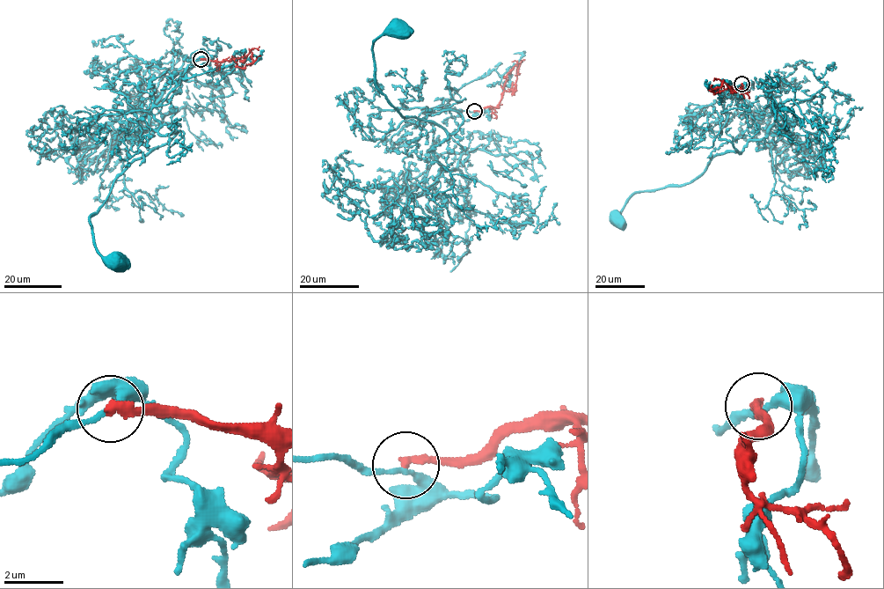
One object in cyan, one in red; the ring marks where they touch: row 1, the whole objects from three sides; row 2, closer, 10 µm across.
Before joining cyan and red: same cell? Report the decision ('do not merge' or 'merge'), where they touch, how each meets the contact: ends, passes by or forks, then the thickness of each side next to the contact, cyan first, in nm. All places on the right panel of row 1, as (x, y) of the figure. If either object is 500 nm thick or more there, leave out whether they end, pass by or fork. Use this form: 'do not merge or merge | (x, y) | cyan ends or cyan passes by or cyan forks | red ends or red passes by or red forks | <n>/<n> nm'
do not merge | (741, 84) | cyan passes by | red ends | 220/280 nm

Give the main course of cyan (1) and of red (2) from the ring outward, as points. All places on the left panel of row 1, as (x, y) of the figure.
1: (200, 59), (152, 108), (157, 131), (177, 134), (129, 162), (90, 218), (94, 247), (117, 261)
2: (200, 59), (222, 61), (233, 58), (237, 66), (244, 68), (260, 55)

